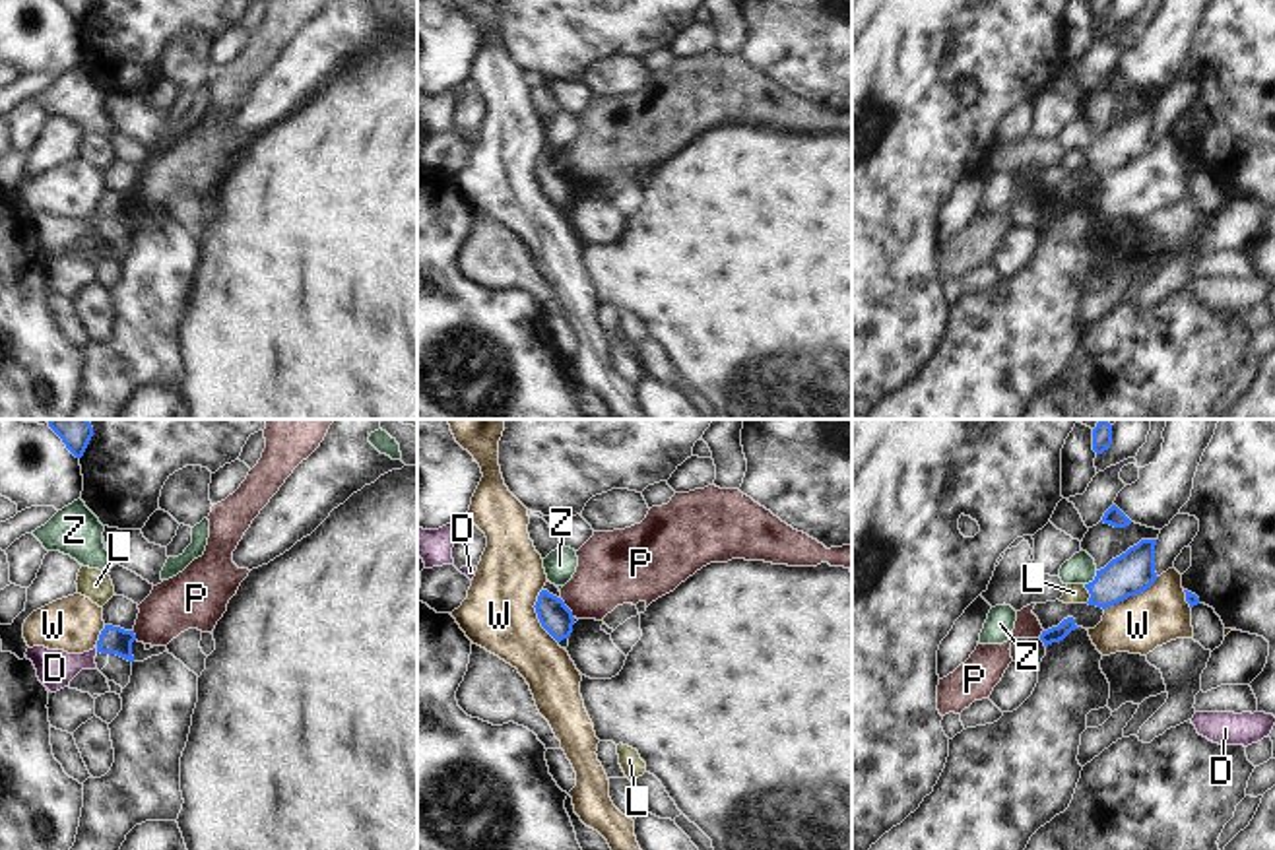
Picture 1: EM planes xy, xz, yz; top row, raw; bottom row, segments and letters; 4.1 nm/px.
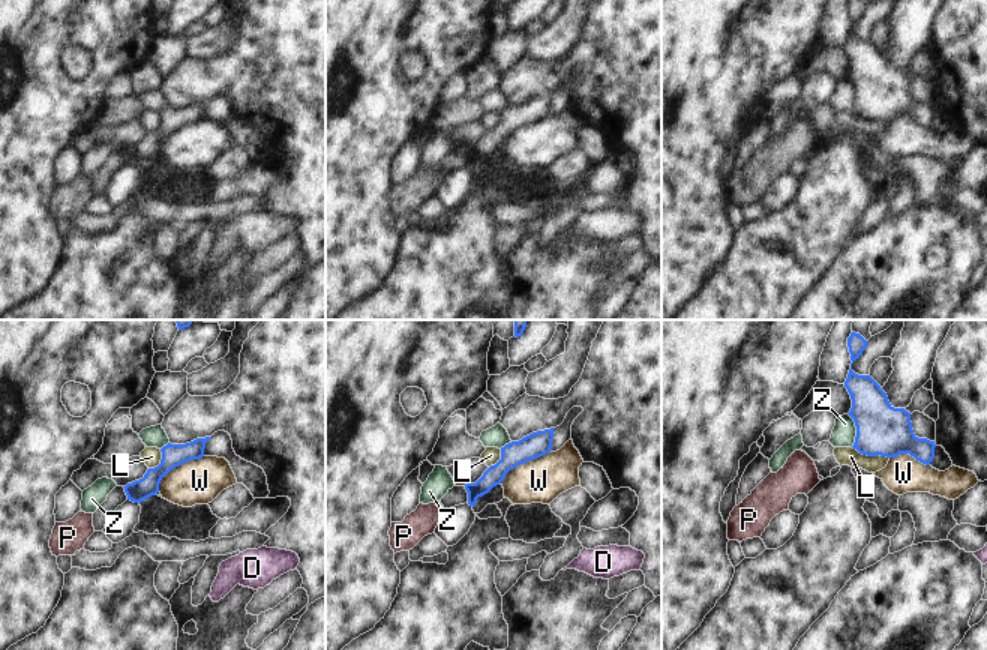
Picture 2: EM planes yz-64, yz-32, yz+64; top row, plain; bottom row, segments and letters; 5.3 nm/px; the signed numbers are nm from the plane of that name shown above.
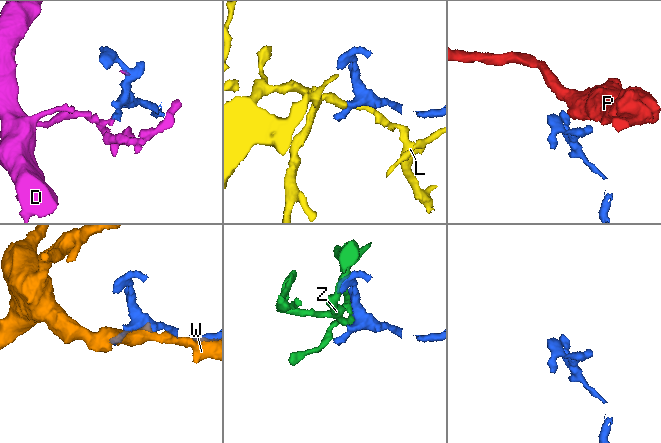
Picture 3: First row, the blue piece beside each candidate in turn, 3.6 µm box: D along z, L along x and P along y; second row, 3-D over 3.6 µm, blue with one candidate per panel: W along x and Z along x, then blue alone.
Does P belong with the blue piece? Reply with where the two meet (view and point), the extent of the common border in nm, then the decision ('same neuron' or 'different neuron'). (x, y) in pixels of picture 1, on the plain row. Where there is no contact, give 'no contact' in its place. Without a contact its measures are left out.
xz (567, 173) | 110 nm | different neuron

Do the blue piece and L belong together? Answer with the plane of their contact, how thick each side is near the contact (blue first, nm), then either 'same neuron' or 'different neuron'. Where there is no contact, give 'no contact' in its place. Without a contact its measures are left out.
yz | 180/80 nm | different neuron

